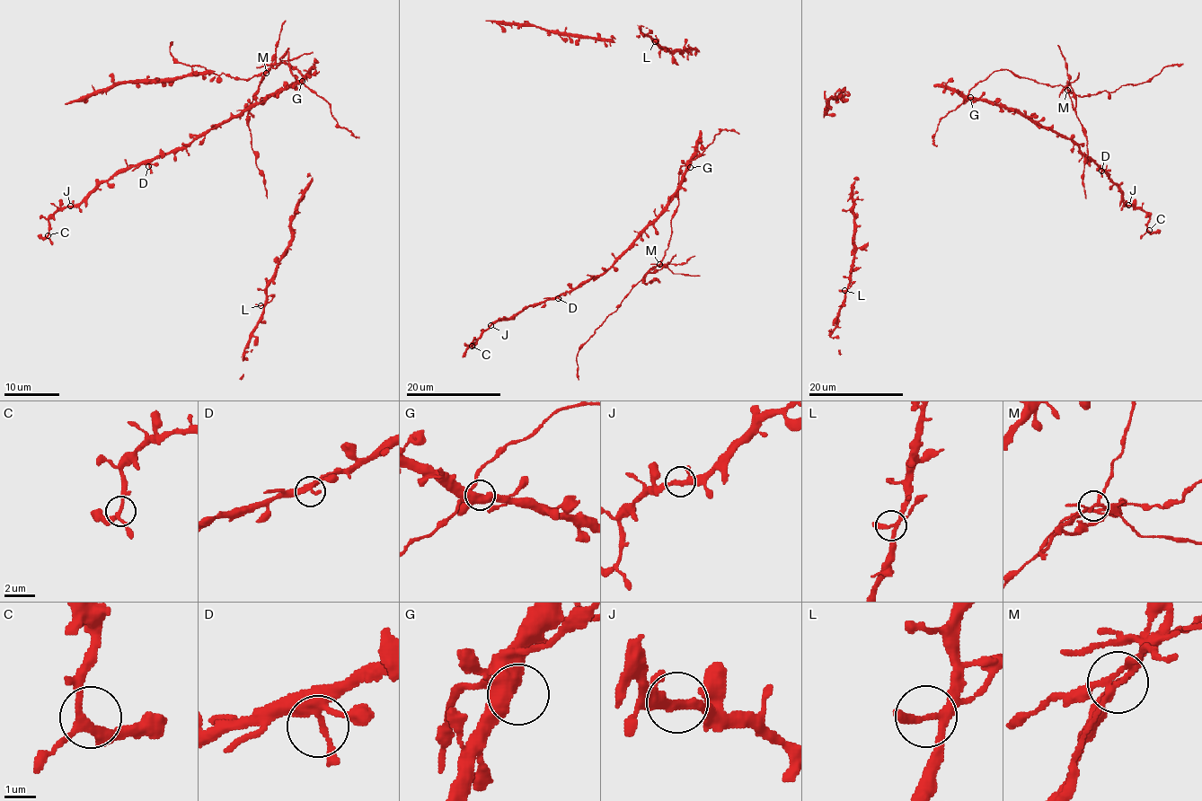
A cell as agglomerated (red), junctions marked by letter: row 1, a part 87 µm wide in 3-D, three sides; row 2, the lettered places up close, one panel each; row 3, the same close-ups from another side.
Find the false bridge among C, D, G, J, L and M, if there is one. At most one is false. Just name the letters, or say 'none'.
M

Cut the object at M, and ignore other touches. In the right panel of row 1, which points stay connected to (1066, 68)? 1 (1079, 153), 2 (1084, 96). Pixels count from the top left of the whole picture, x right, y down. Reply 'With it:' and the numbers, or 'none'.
With it: none

